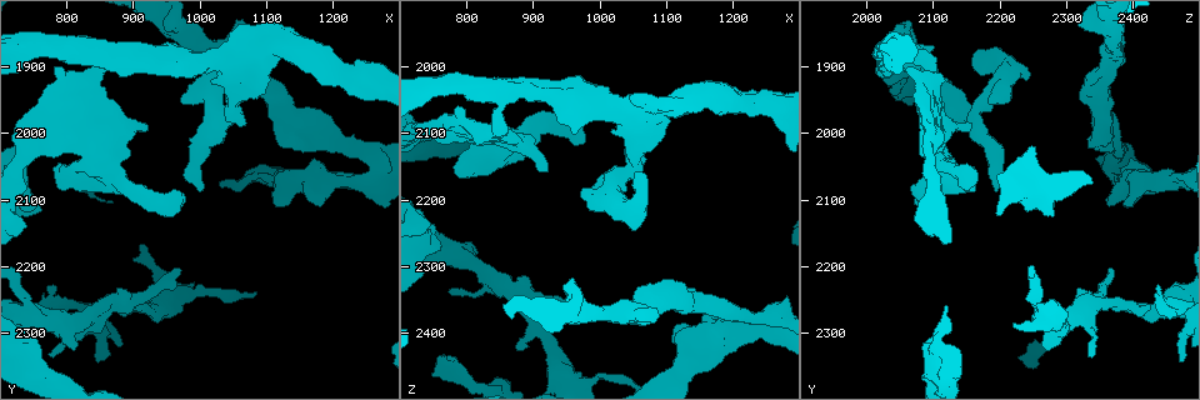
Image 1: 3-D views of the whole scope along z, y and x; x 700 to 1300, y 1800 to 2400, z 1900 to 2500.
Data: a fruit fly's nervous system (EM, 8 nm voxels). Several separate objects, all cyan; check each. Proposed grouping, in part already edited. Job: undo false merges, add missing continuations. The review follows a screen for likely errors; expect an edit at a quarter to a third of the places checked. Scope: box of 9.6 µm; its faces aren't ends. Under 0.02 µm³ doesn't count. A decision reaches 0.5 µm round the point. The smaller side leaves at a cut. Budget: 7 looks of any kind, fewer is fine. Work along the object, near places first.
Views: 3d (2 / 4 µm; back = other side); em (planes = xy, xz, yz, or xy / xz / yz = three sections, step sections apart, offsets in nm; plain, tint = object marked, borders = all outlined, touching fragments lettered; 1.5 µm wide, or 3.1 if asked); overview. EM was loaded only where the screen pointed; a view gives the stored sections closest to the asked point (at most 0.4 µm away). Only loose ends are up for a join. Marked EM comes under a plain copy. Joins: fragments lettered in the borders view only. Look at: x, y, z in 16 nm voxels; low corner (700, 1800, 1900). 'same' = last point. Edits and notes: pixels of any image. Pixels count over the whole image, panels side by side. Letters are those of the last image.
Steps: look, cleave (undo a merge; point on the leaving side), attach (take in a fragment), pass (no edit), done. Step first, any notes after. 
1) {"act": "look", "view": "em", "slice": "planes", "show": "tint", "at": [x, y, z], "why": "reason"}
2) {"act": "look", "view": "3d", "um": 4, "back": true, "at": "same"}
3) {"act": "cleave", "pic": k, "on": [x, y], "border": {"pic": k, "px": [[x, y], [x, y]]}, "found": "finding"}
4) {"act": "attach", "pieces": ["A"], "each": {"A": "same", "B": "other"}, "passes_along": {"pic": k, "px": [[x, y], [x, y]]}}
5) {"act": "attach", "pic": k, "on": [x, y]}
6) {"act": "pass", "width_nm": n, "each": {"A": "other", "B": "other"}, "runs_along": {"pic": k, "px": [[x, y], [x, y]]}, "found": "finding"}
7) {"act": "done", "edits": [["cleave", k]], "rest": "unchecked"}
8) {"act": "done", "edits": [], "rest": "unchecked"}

{"act": "look", "view": "3d", "um": 4, "at": [970, 2210, 2365], "why": "an open end"}

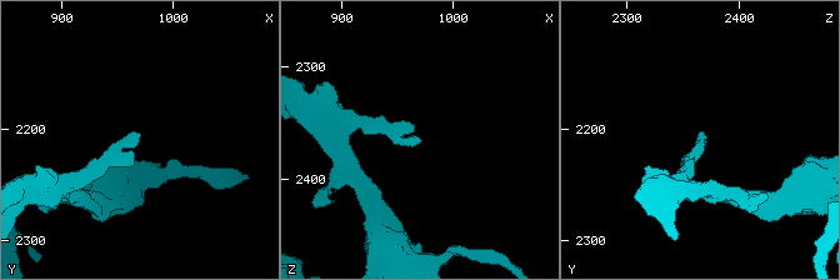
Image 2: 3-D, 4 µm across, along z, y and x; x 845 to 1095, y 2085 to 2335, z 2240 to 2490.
{"act": "look", "view": "em", "slice": "xz", "step": 4, "show": "tint", "at": [970, 2208, 2364]}

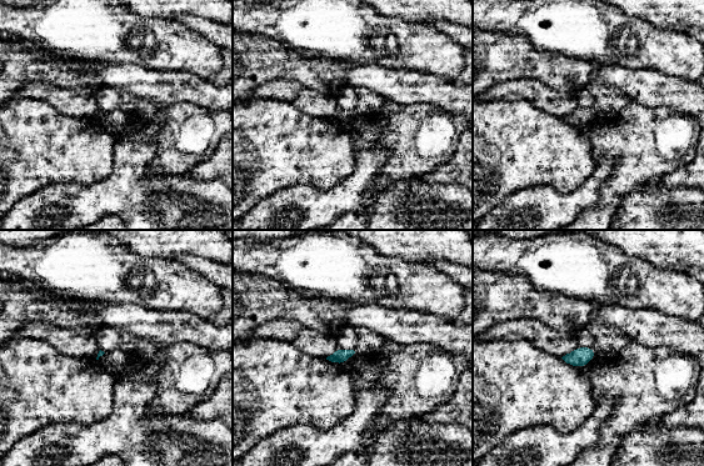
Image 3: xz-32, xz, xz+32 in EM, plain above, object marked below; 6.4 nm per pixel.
{"act": "look", "view": "em", "slice": "planes", "show": "borders", "at": "same", "why": "cut it another way"}

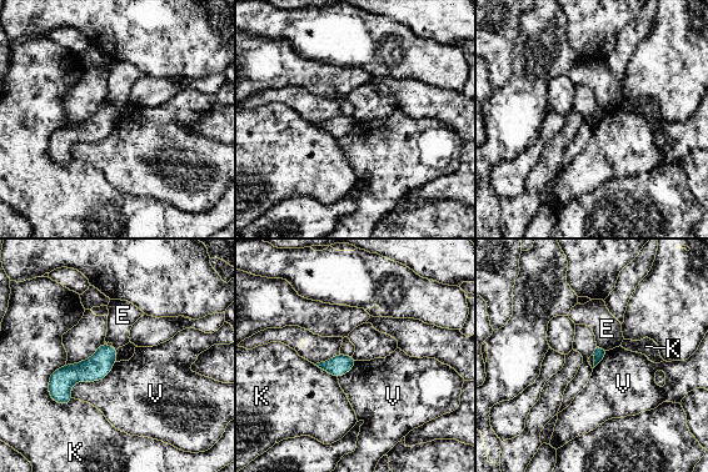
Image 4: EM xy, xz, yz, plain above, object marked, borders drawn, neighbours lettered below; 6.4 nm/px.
{"act": "pass", "each": {"E": "other", "K": "other", "V": "other"}, "border": {"pic": 4, "px": [[115, 361], [71, 397]]}, "found": "none of them fits"}

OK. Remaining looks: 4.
{"act": "look", "view": "em", "slice": "planes", "show": "tint", "at": [850, 1870, 2045], "why": "arms part here"}

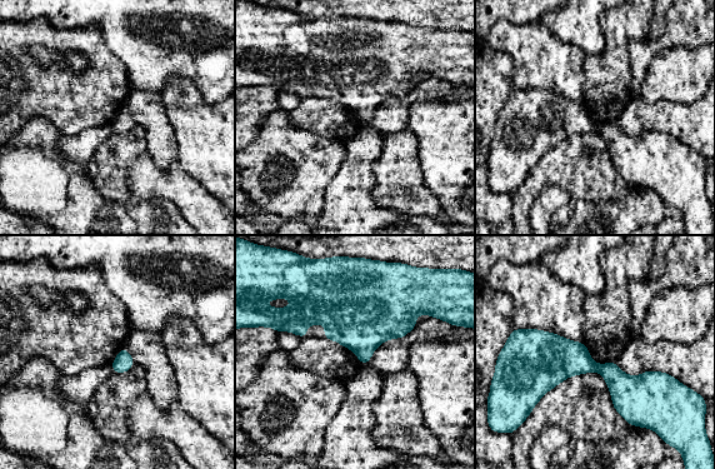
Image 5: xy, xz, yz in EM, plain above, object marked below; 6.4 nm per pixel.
{"act": "look", "view": "em", "slice": "planes", "show": "borders", "at": "same"}

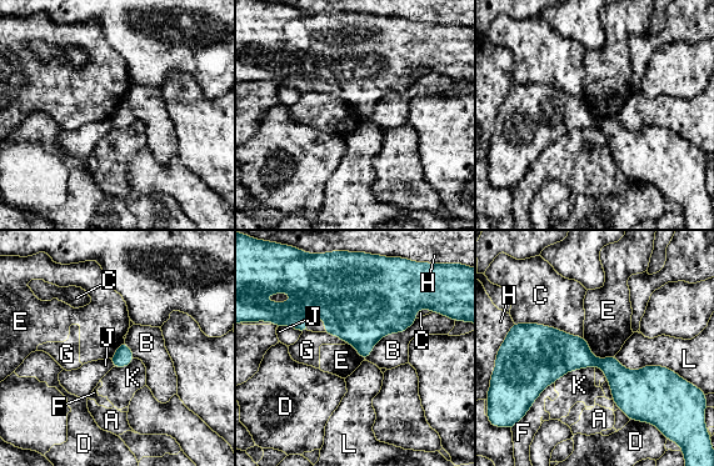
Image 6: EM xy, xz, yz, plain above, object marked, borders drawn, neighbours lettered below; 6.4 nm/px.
{"act": "cleave", "pic": 6, "on": [628, 387], "each": {"A": "other", "B": "other", "C": "other", "D": "other", "E": "other", "F": "other", "G": "other", "H": "other", "J": "other", "K": "other", "L": "other"}, "border": {"pic": 6, "px": [[600, 360], [597, 365]]}, "found": "a second neuron is stuck on"}

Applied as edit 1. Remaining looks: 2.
{"act": "done", "edits": [["cleave", 6]], "rest": "unchecked"}

